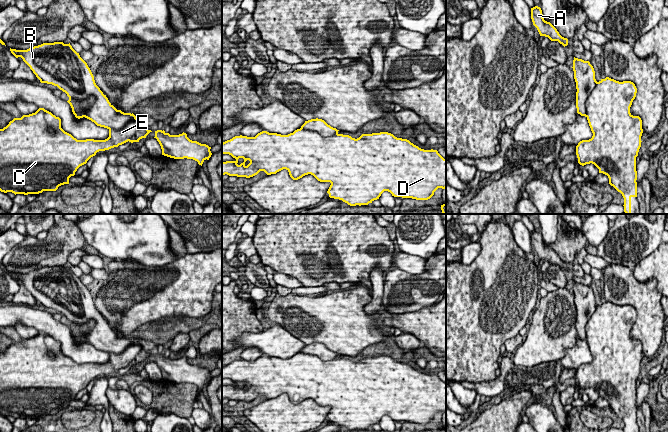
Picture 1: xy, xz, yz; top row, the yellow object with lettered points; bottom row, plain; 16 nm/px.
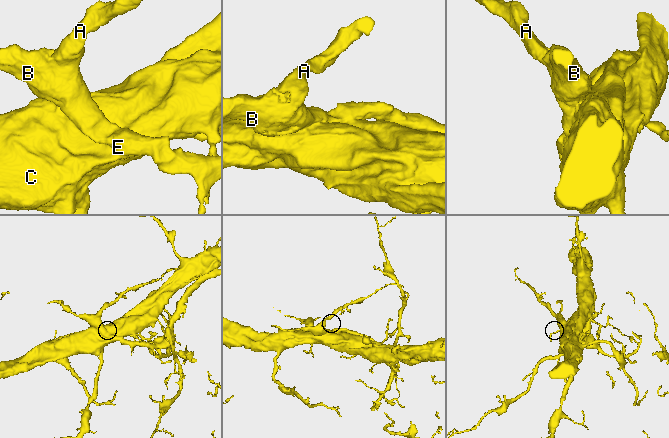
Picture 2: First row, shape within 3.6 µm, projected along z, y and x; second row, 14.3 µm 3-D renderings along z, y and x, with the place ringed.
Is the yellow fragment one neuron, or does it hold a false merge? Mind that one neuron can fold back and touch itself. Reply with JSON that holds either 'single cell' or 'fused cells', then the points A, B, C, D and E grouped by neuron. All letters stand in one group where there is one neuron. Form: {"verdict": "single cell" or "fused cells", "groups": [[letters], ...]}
{"verdict": "fused cells", "groups": [["A", "B"], ["C", "D", "E"]]}

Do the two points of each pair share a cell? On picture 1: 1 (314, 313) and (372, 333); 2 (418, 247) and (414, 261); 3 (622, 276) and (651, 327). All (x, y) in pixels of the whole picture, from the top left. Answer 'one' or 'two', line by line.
1: one
2: two
3: one

